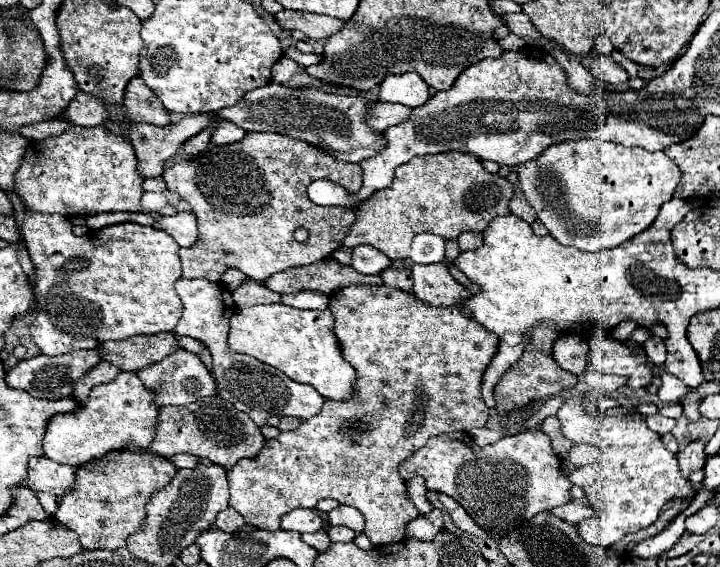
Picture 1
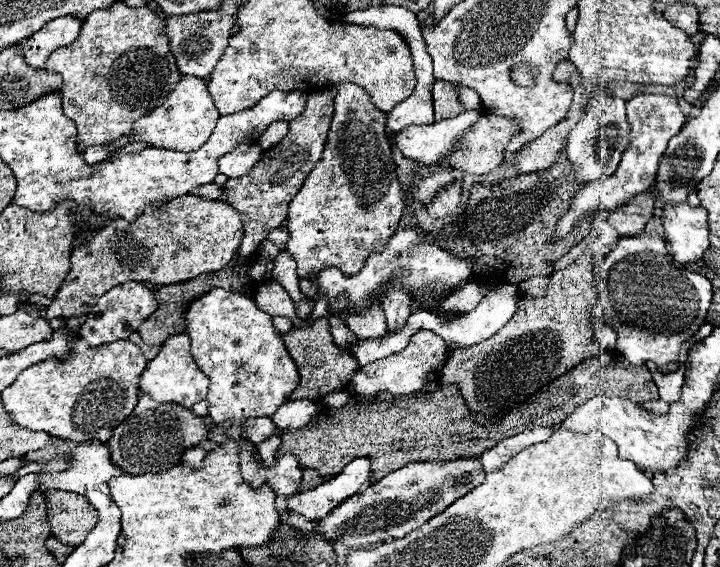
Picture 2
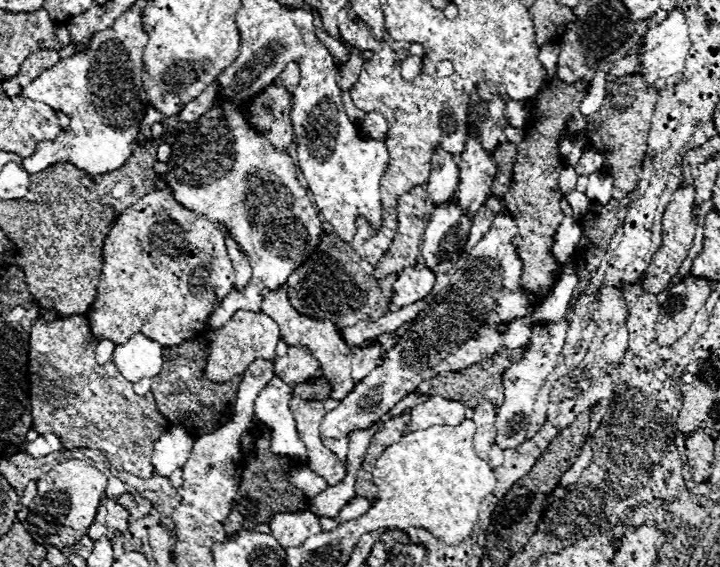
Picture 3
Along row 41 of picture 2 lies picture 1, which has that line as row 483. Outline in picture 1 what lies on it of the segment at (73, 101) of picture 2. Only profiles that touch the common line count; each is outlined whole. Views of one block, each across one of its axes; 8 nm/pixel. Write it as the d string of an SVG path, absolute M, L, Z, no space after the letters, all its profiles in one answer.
M126 450L110 452L108 456L104 456L100 460L92 460L88 464L82 464L78 468L74 490L70 490L62 498L54 518L78 534L84 550L118 550L118 548L124 548L126 536L130 532L134 534L144 524L144 504L150 500L150 496L156 490L164 488L174 478L174 474L176 474L176 466L166 458L144 456L144 454L134 454L134 452L126 452Z

